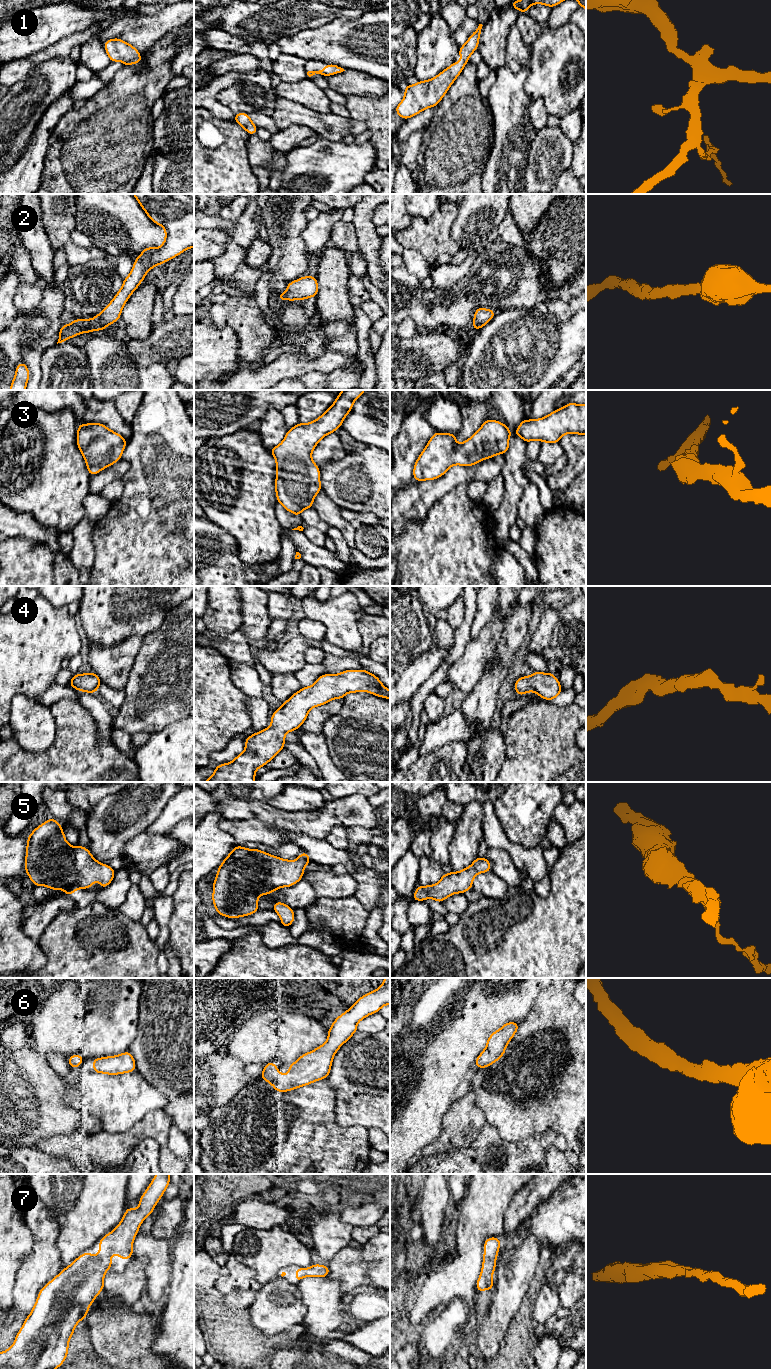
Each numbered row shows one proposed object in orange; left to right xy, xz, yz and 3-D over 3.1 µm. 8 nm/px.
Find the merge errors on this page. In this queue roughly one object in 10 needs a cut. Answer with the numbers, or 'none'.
none

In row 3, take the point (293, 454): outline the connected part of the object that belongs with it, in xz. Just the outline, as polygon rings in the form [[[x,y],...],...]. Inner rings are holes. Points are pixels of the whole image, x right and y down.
[[[343,390],[320,417],[310,423],[298,423],[288,429],[284,440],[270,449],[276,460],[275,492],[277,501],[288,512],[301,517],[301,511],[313,507],[315,496],[322,490],[320,469],[312,460],[312,452],[319,441],[341,427],[345,417],[352,410],[353,404],[366,390]]]

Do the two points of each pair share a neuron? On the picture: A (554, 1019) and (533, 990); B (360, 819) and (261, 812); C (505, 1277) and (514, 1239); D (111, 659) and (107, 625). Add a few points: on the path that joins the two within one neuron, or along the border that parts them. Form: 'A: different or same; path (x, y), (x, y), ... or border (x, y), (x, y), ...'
A: different; border (546, 988), (538, 996), (533, 1009), (525, 1017)
B: same; path (335, 818), (323, 821), (286, 819)
C: different; border (525, 1228), (520, 1232), (522, 1242), (500, 1256)
D: different; border (131, 637), (126, 637), (113, 645), (90, 645)

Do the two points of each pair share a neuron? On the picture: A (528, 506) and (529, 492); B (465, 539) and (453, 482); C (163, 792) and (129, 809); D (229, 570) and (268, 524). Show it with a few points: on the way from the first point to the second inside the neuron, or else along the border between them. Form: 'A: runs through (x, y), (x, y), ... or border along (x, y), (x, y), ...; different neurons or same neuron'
A: runs through (529, 503), (529, 495); same neuron
B: border along (468, 482), (458, 484), (435, 502); different neurons
C: runs through (155, 792), (151, 792), (137, 806); same neuron
D: border along (232, 536), (244, 562), (262, 563); different neurons

